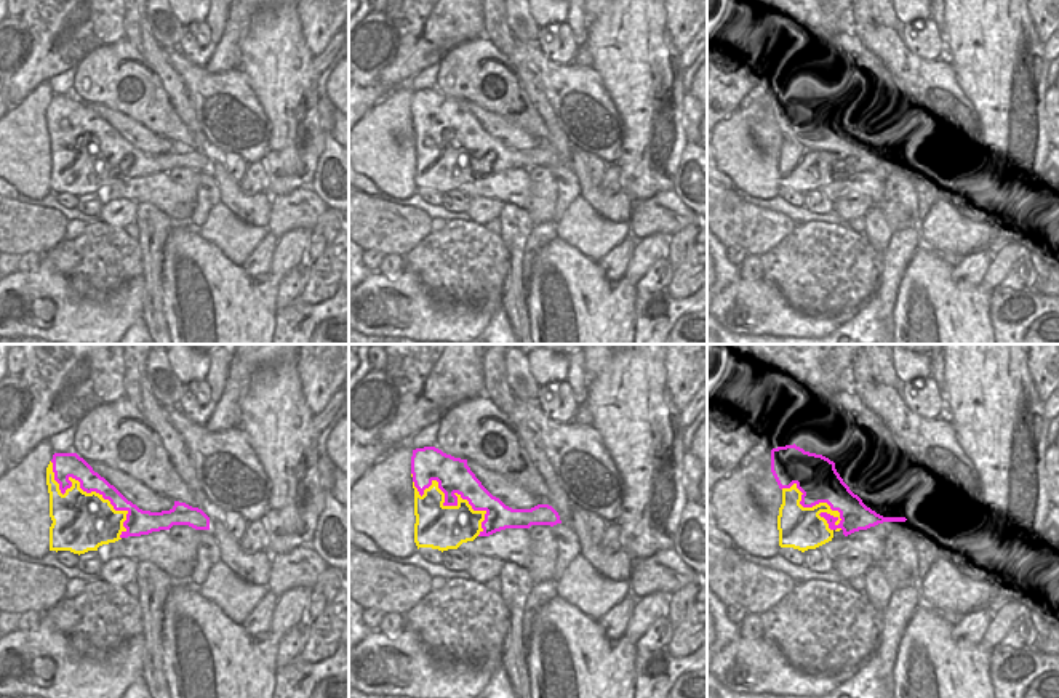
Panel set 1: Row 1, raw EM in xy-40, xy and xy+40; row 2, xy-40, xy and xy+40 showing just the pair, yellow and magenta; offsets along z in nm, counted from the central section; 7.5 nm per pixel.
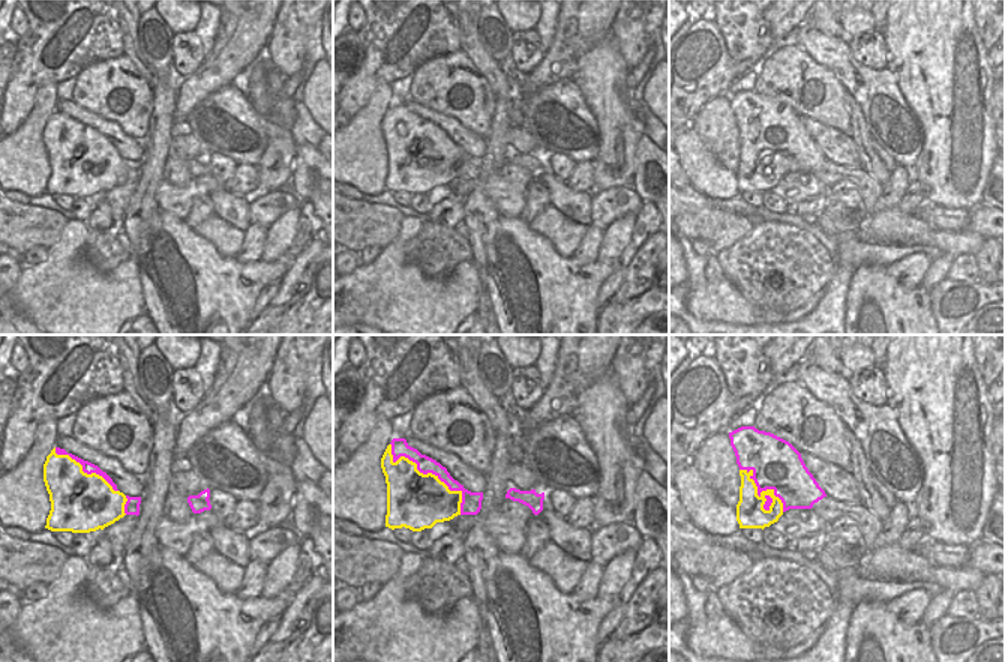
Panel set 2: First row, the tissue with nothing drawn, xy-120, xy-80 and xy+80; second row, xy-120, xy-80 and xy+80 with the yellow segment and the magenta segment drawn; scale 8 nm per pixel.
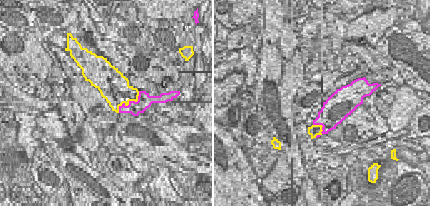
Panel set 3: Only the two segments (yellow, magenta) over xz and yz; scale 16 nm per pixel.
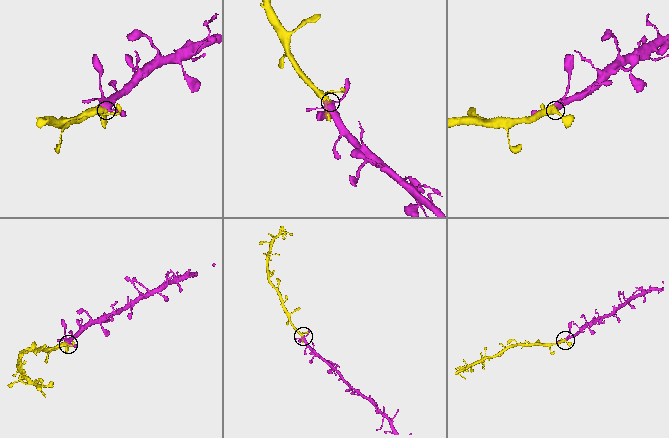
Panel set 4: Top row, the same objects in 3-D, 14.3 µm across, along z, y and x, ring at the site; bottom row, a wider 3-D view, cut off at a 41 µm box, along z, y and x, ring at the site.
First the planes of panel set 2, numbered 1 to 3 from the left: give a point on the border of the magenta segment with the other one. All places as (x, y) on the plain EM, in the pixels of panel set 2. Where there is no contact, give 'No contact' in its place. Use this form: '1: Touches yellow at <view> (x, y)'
1: Touches yellow at xy-120 (81, 134)
2: Touches yellow at xy-80 (428, 137)
3: Touches yellow at xy+80 (761, 156)

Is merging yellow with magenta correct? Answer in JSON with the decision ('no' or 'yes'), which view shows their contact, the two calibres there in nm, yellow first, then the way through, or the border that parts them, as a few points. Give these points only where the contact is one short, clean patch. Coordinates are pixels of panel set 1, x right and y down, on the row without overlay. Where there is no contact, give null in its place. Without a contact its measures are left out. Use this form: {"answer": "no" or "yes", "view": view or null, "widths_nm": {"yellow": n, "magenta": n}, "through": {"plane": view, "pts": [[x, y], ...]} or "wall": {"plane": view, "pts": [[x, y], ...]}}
{"answer": "yes", "view": "xy-40", "widths_nm": {"yellow": 440, "magenta": 170}}

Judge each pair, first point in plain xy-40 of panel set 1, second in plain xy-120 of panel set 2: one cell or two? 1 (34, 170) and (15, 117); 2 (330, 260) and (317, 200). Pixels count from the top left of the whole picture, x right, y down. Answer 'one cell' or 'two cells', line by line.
1: two cells
2: two cells

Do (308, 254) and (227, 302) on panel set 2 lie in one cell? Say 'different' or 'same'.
different

